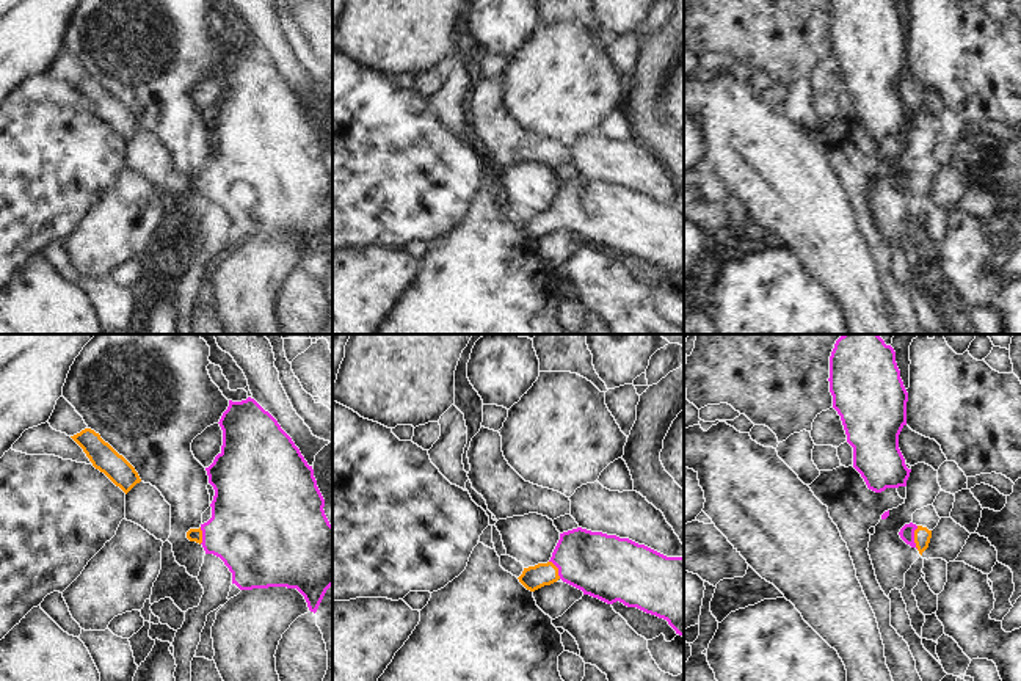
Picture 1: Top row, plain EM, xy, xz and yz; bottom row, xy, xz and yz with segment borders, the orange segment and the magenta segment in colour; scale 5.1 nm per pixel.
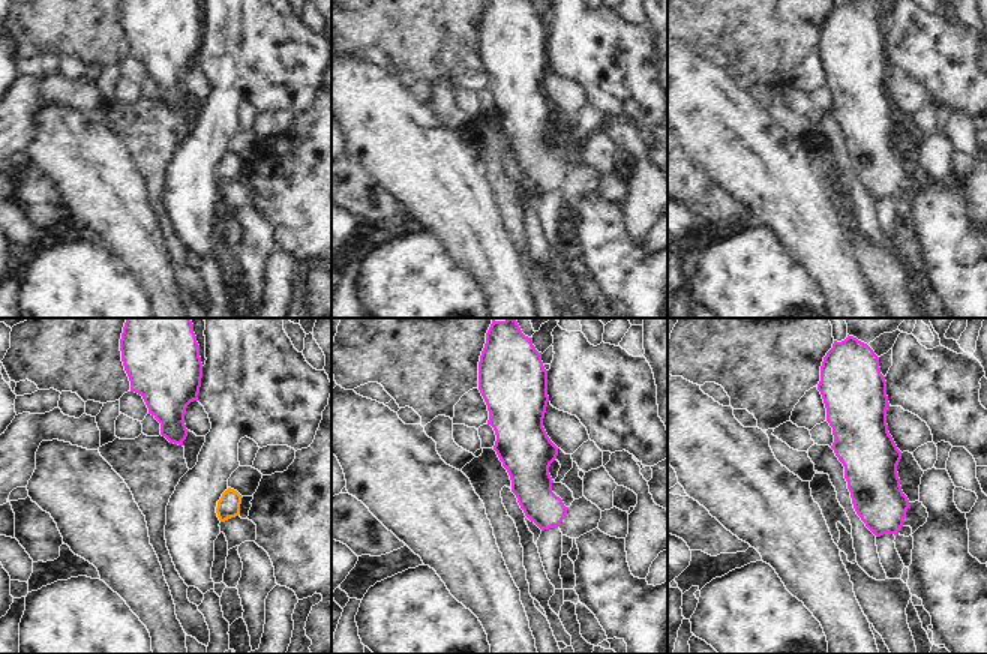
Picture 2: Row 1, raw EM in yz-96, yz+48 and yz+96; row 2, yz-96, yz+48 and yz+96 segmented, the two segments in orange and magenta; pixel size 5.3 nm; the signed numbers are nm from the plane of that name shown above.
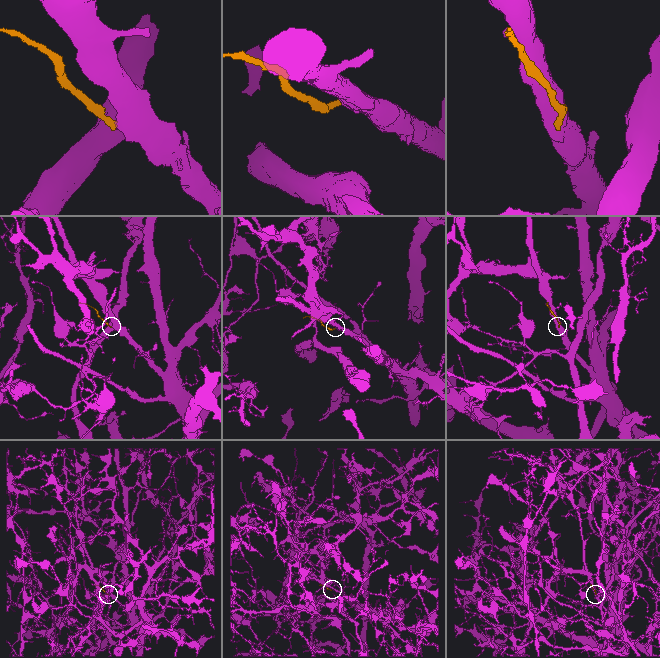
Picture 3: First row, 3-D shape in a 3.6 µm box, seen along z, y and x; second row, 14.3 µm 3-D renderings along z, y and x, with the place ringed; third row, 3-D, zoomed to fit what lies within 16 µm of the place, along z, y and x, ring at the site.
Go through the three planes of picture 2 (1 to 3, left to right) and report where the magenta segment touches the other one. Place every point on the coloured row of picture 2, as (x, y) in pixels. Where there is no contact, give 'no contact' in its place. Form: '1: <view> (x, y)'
1: no contact
2: no contact
3: no contact

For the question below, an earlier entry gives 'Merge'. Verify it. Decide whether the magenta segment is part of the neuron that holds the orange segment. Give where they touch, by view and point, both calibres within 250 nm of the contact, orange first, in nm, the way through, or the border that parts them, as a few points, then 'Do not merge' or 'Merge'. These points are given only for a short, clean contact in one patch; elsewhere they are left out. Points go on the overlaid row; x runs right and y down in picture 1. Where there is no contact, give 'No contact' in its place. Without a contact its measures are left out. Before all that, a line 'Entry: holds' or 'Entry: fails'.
Entry: holds
Touches orange at yz (915, 537). Thickness 90 nm (orange) against 80 nm. Path across: yz (922, 535), (915, 537), (907, 532). Merge

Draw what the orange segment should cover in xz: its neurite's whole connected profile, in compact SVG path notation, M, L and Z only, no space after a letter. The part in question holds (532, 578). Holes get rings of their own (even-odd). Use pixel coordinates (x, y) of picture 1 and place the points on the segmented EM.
M582 527L563 532L550 560L524 568L518 579L530 592L561 579L583 595L607 604L620 601L627 607L663 618L676 634L684 635L684 557L667 557L629 538Z

